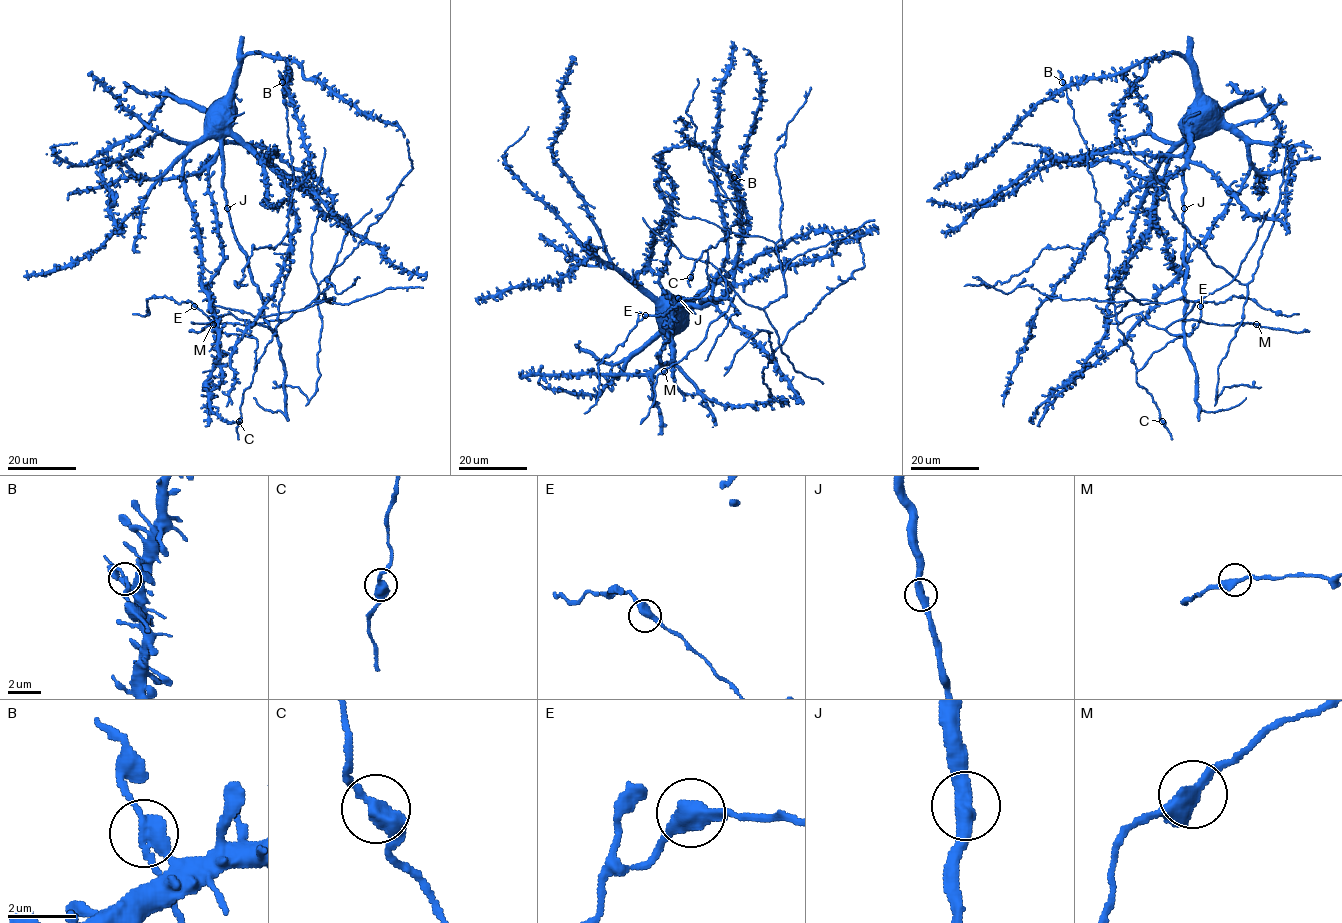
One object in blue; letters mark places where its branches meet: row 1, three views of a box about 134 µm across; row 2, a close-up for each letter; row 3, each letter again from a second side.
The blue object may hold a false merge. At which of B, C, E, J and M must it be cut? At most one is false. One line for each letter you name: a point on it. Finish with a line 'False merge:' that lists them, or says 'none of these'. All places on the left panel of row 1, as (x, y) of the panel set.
False merge: none of these

